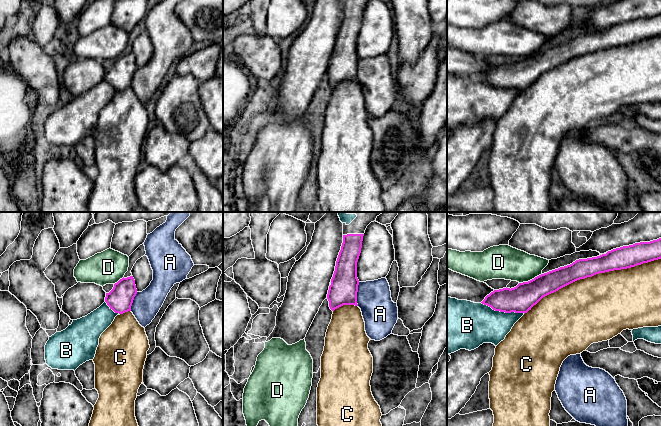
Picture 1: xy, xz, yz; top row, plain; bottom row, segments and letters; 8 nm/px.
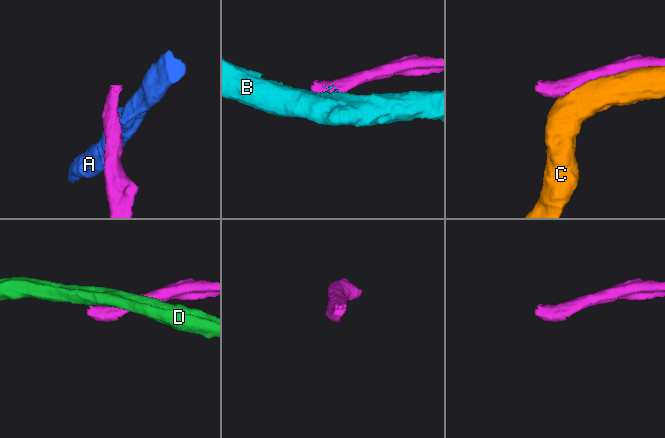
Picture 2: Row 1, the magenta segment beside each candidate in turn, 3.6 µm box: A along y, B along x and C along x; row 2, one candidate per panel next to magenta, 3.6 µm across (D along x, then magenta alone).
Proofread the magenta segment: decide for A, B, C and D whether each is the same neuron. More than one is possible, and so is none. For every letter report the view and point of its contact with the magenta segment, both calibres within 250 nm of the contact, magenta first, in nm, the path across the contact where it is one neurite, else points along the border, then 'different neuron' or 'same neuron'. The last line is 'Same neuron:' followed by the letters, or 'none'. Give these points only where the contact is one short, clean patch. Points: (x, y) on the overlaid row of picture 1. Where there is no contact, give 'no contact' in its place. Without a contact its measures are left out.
A: contact xz (356, 294); calibres 220 and 280 nm; different neuron
B: contact yz (503, 311); calibres 220 and 340 nm; same neuron
C: contact yz (592, 275); calibres 170 and 480 nm; different neuron
D: contact yz (530, 280); calibres 220 and 280 nm; border yz (541, 273), (519, 283); different neuron
Same neuron: B

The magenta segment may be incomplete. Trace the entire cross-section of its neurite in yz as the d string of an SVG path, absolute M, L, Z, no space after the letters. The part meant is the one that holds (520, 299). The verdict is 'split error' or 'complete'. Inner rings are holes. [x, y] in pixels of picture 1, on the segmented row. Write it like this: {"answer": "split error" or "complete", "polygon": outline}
{"answer": "split error", "polygon": "M661 238L616 248L597 257L576 260L570 265L541 274L528 282L519 283L514 288L494 290L481 303L447 297L447 354L460 349L471 351L483 343L497 346L505 339L514 324L543 297L577 280L658 259L661 259Z"}

